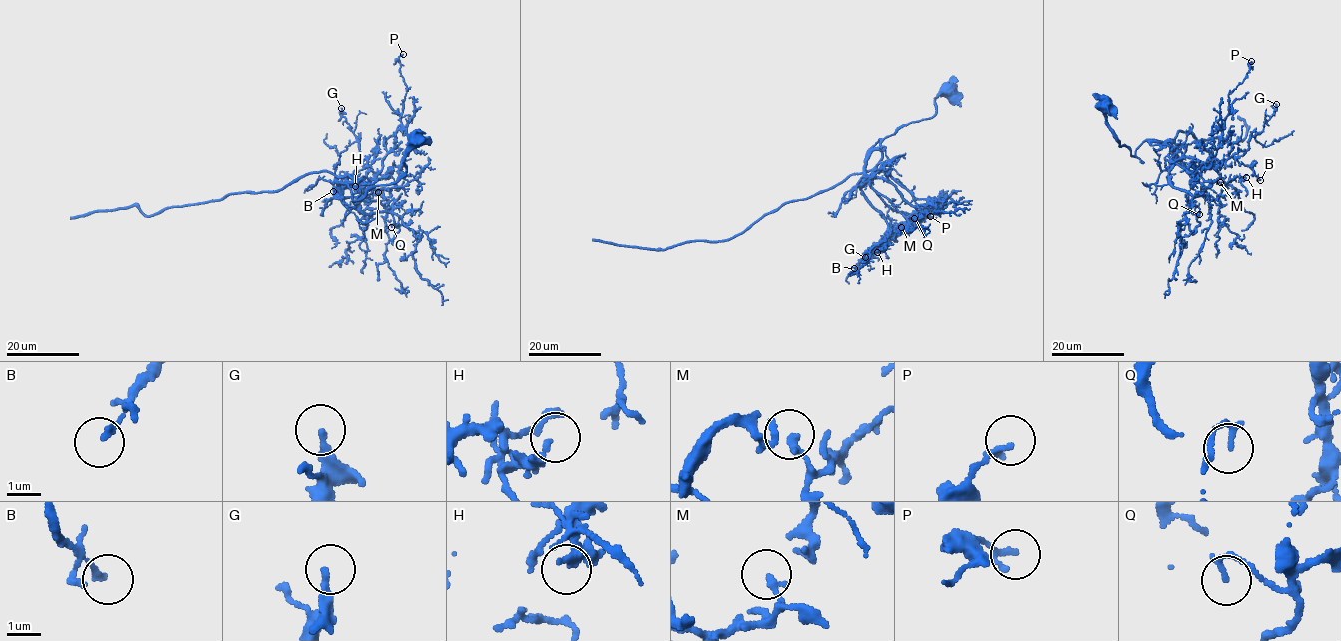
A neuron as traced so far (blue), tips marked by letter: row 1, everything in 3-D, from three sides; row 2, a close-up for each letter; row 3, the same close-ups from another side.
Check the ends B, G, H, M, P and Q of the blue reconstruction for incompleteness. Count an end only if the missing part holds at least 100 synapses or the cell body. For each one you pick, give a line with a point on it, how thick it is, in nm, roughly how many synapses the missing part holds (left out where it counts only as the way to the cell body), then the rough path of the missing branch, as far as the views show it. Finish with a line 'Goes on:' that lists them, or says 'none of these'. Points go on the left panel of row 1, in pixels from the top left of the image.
Goes on: none of these

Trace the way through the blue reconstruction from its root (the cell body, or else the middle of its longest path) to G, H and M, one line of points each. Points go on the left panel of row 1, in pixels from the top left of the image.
G: (417, 140), (395, 181), (355, 200), (345, 182), (336, 193), (358, 185), (368, 169), (341, 108)
H: (417, 140), (395, 181), (355, 200), (345, 182), (335, 192), (357, 185), (372, 192), (355, 186)
M: (417, 140), (395, 181), (355, 200), (345, 182), (335, 192), (357, 185), (367, 194), (378, 192)

